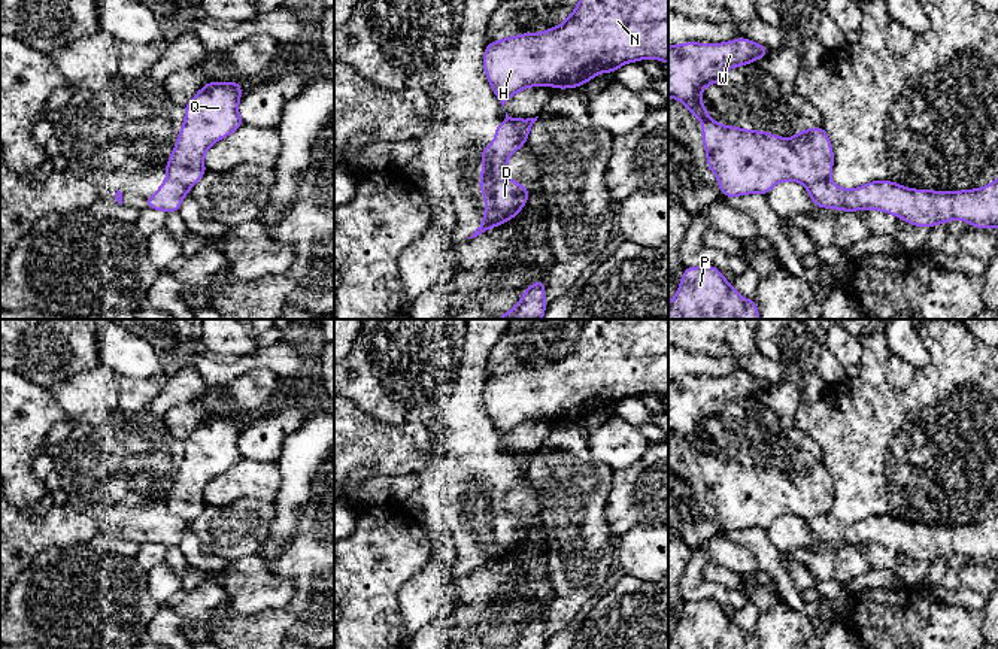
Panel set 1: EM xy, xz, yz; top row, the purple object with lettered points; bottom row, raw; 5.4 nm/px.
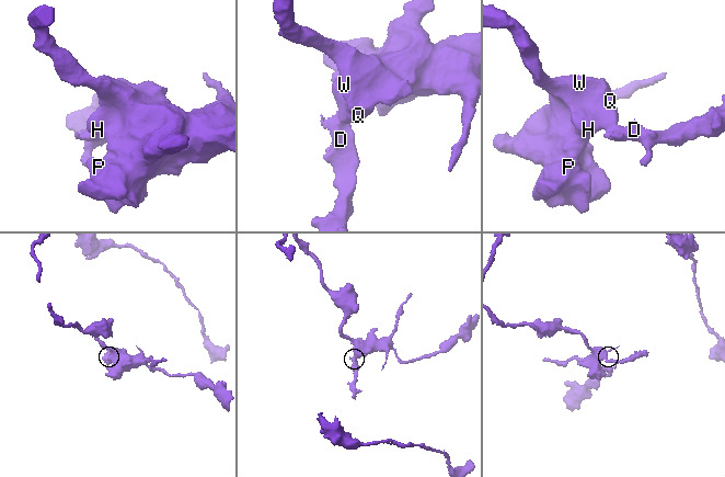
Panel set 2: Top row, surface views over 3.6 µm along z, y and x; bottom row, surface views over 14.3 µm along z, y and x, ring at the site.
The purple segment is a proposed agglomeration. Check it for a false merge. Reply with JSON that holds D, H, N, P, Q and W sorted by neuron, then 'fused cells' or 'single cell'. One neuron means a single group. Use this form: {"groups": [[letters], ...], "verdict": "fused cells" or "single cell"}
{"groups": [["D"], ["H", "N", "P", "Q", "W"]], "verdict": "fused cells"}

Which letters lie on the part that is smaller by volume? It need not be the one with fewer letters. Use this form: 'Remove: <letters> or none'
Remove: D

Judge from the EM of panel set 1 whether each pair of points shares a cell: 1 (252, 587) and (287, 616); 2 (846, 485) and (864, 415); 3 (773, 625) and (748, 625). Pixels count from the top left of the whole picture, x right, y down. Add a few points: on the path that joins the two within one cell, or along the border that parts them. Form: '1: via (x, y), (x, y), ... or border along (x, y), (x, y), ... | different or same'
1: border along (293, 585), (294, 596), (285, 604), (242, 615) | different
2: via (864, 467), (864, 433) | same
3: border along (760, 613), (752, 631) | different

